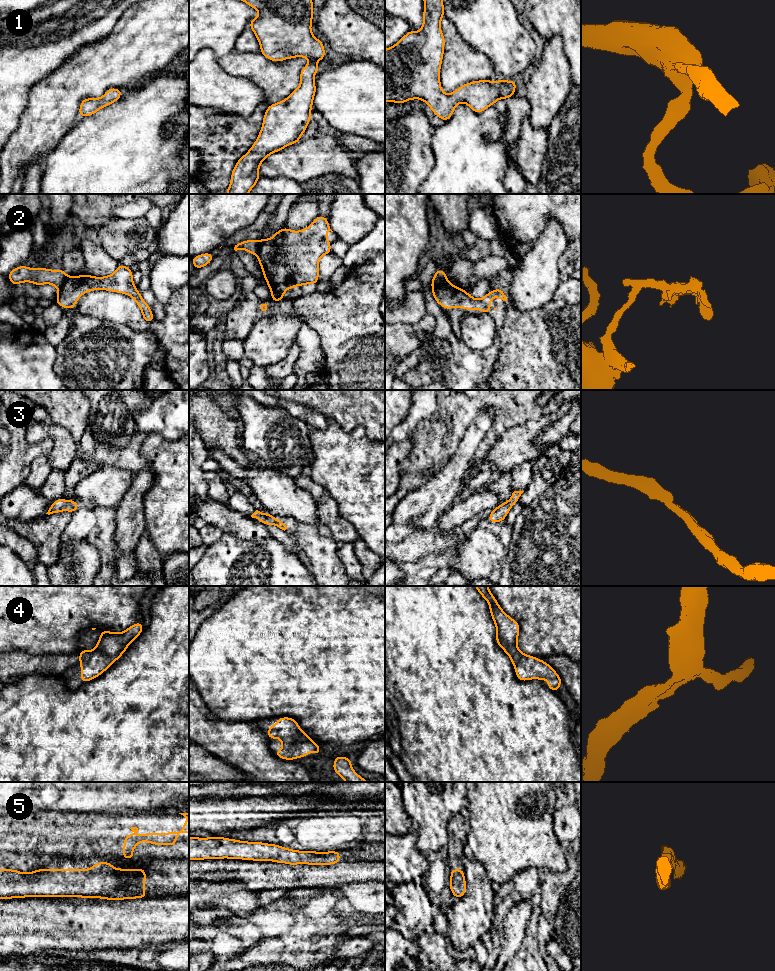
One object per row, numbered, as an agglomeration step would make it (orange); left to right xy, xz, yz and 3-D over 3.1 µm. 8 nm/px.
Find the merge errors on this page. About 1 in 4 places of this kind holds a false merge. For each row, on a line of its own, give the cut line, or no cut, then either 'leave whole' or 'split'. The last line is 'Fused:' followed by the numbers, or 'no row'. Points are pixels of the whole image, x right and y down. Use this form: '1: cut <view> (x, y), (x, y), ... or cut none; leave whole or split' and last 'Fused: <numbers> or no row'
1: cut none; leave whole
2: cut xz (260, 240), (260, 246), (256, 254); split
3: cut none; leave whole
4: cut none; leave whole
5: cut none; leave whole
Fused: 2

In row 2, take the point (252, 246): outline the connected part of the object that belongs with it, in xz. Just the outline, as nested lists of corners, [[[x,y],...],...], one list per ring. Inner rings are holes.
[[[246,240],[232,246],[231,250],[233,254],[235,254],[240,249],[244,249],[251,254],[257,255],[259,252],[259,247],[260,240]]]

